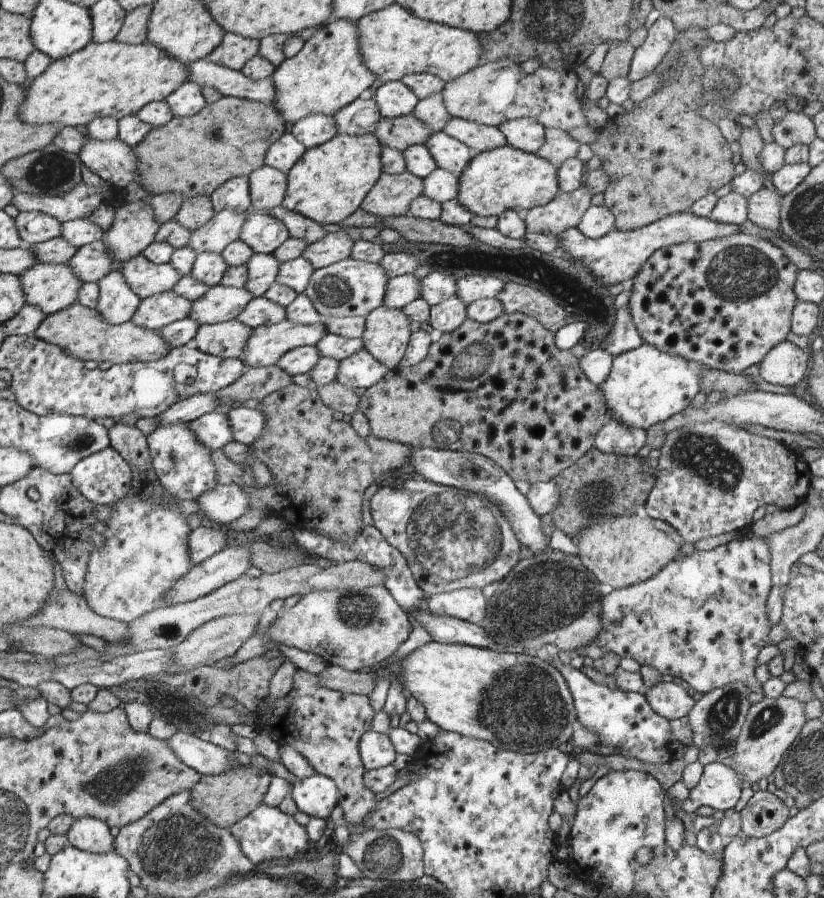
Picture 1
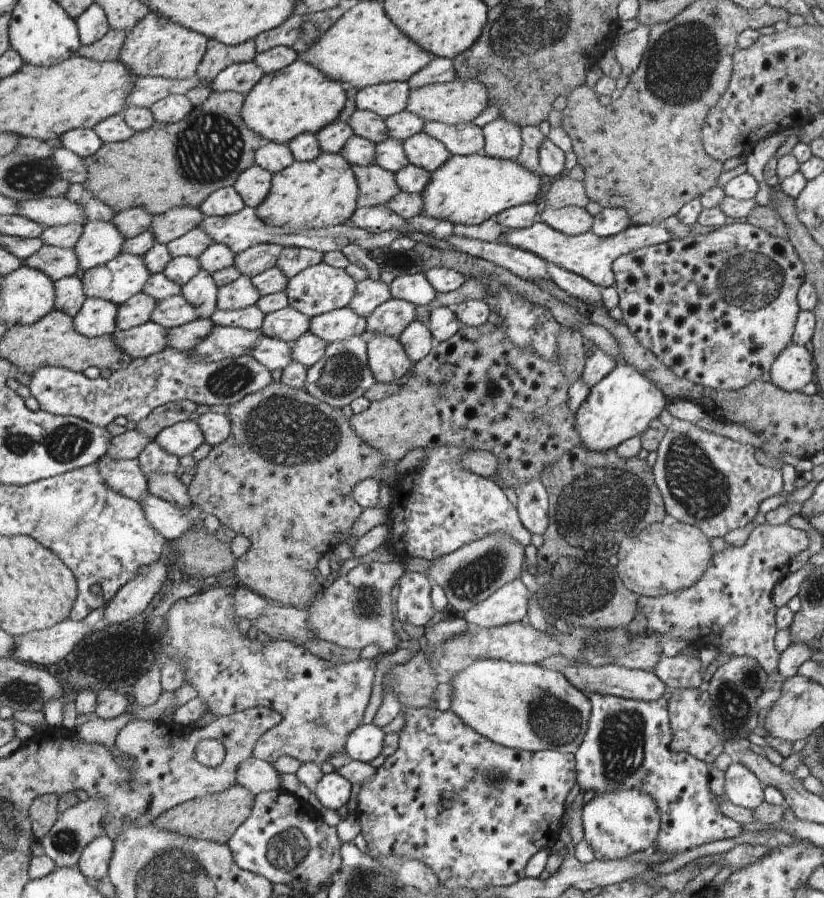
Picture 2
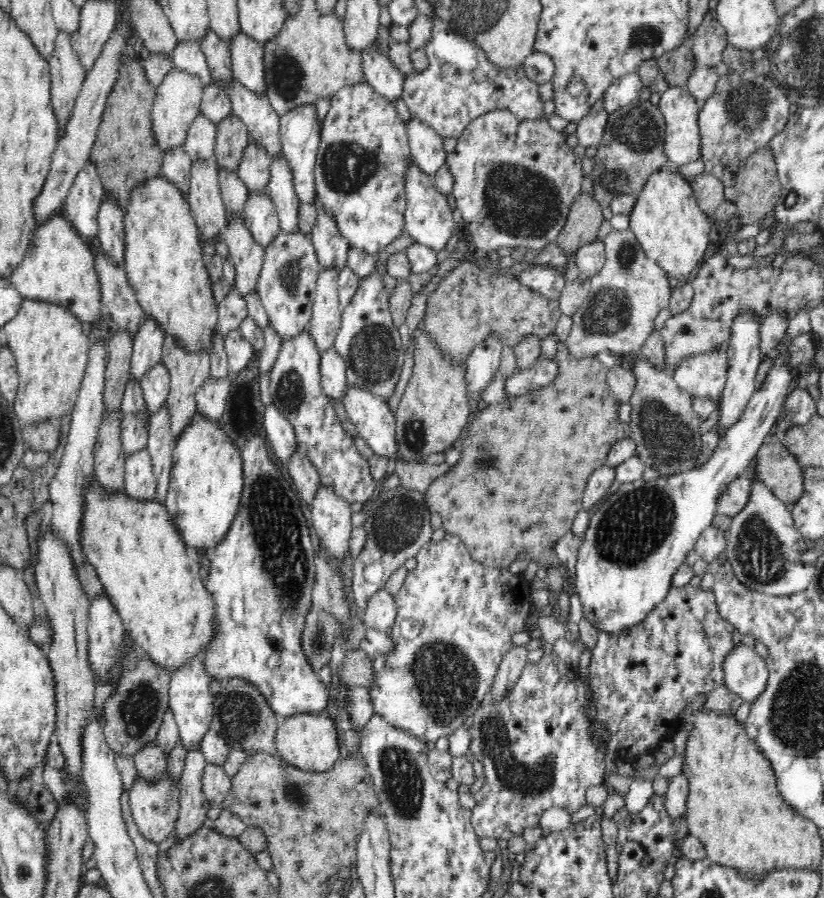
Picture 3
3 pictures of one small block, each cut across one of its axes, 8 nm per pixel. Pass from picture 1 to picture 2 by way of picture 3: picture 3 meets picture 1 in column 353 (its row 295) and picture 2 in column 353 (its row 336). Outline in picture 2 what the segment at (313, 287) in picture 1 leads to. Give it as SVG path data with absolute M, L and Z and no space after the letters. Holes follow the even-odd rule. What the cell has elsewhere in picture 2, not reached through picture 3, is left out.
M322 262L308 267L295 277L289 278L284 292L287 293L290 307L306 316L315 317L328 311L348 307L356 294L356 280L345 269Z

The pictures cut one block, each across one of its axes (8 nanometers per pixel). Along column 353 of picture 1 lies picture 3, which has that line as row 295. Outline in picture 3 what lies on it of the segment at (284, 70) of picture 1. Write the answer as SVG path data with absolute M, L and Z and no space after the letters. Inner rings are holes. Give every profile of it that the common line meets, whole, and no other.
M61 213L54 214L49 222L40 224L39 229L34 233L35 238L27 248L24 260L20 262L19 268L12 272L8 278L9 281L23 298L27 298L29 301L61 306L61 308L68 309L82 324L100 326L100 322L102 322L102 304L100 302L103 294L100 292L100 279L96 273L94 254L90 251L88 243L73 229L69 220Z

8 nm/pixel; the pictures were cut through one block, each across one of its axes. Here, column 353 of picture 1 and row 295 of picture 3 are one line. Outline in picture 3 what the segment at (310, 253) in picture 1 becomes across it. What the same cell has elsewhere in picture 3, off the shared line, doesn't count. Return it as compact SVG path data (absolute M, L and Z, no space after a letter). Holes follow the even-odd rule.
M236 217L235 222L219 232L220 240L228 246L229 256L235 266L233 292L242 297L256 293L264 262L265 248L253 240L252 233L244 224L244 218Z

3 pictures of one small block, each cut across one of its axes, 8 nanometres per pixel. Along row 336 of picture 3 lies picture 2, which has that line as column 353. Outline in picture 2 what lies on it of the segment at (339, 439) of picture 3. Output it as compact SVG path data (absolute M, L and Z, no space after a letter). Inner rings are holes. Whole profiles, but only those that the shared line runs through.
M366 278L356 282L356 294L350 307L358 316L366 318L375 312L383 302L392 298L389 286L382 281Z

